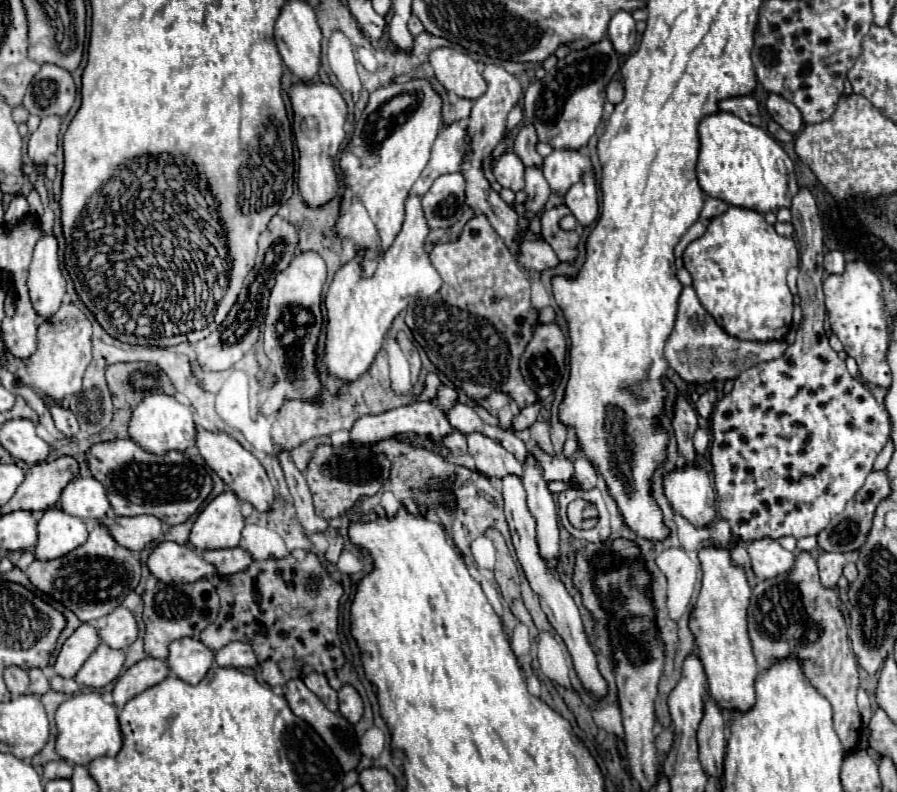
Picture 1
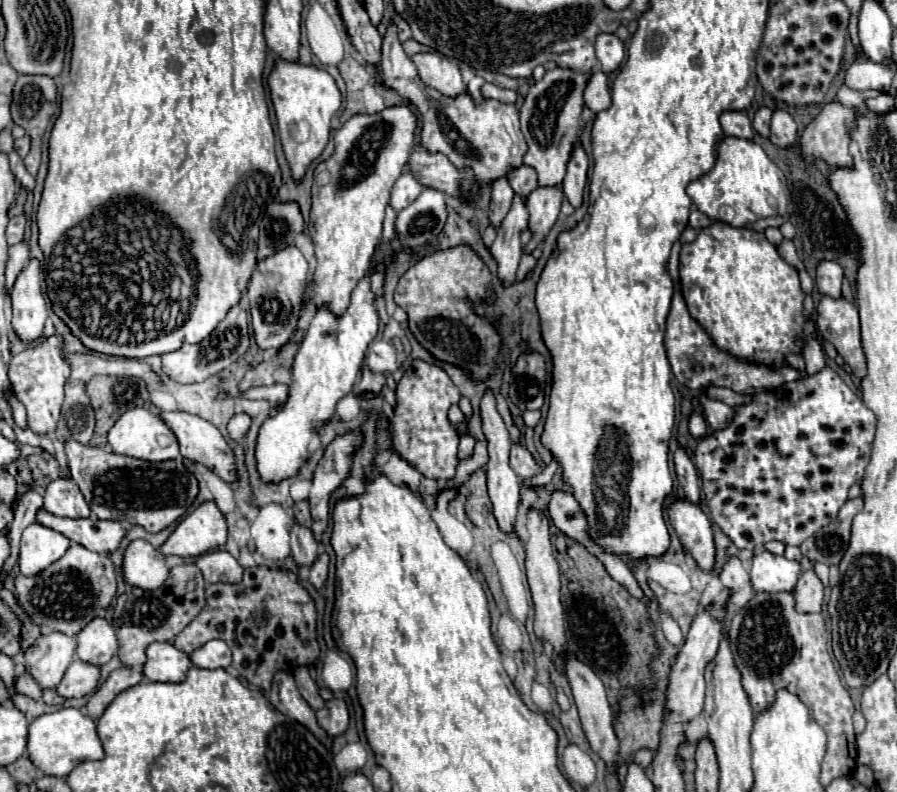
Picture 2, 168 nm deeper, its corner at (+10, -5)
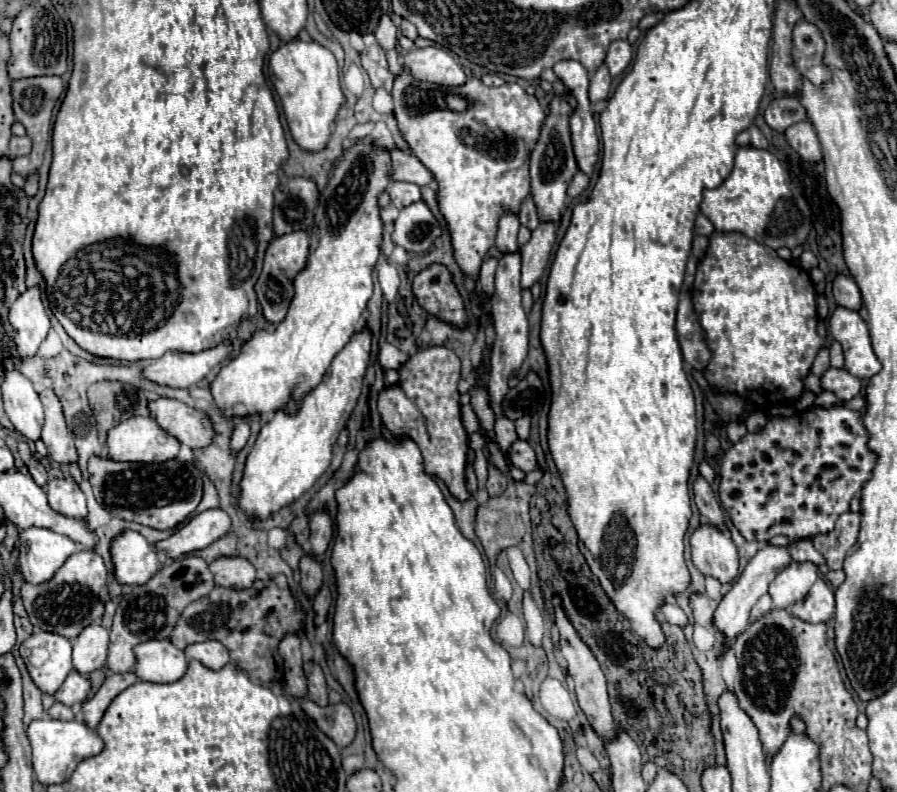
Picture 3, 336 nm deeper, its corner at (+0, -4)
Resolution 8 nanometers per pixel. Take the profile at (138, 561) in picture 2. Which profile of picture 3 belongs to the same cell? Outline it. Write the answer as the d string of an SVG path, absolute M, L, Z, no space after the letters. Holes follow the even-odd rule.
M124 531L112 543L114 575L122 585L144 585L158 573L156 549L136 531Z

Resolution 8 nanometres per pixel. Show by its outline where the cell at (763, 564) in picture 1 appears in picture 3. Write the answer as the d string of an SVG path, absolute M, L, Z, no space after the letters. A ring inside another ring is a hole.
M790 561L790 565L786 565L786 569L782 569L782 573L770 583L770 597L778 609L788 609L806 597L816 579L818 567L814 563Z

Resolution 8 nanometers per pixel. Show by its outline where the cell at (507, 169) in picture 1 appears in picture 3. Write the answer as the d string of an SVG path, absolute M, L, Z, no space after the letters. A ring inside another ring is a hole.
M504 213L498 221L498 233L496 233L496 247L500 253L508 253L508 251L516 251L518 243L516 243L516 235L518 235L518 215L514 213Z

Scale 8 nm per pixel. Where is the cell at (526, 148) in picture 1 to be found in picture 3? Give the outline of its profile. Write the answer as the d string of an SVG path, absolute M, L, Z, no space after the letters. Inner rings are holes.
M528 195L526 201L520 205L520 213L518 213L518 217L520 217L520 223L526 225L530 231L538 227L540 219L538 219L538 211L536 211L536 205L534 205L532 195Z

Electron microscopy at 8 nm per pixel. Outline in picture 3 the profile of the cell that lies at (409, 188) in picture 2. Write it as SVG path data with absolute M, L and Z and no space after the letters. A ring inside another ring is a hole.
M392 181L390 187L388 187L388 195L390 195L396 209L404 209L410 203L416 203L422 197L418 185L404 183L404 181Z

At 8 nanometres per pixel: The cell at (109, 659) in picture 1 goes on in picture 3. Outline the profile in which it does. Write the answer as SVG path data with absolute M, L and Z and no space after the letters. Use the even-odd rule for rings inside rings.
M72 671L62 683L62 687L56 691L54 699L72 707L76 703L82 703L88 697L88 693L90 693L90 679L78 671Z

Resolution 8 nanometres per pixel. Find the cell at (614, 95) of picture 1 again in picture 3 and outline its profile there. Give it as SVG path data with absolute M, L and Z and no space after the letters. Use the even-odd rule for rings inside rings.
M602 65L592 77L590 77L590 101L606 101L610 93L612 77L608 73L608 67Z

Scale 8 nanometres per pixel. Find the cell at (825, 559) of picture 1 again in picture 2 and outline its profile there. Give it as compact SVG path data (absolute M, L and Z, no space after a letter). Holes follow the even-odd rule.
M814 570L802 572L796 588L794 588L794 598L796 598L796 610L802 614L812 614L820 612L822 600L824 600L824 586L820 578L814 574Z

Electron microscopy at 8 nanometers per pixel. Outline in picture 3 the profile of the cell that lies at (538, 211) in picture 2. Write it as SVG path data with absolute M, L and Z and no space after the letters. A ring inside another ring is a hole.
M542 221L534 231L532 239L520 247L522 253L522 287L532 287L544 273L550 259L552 245L556 241L556 223Z

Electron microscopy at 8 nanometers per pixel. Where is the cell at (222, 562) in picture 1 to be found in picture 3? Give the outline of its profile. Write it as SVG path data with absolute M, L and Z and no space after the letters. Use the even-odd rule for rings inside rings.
M218 557L210 563L210 571L214 573L214 581L216 585L222 585L222 587L232 587L232 589L246 589L254 583L256 579L256 569L254 565L244 559L244 557Z

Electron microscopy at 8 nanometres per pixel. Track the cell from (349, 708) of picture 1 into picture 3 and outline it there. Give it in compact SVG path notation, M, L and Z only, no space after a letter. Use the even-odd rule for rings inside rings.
M302 699L300 705L306 711L306 715L316 721L322 733L326 733L340 749L352 743L356 735L356 721L354 721L352 709L346 703L320 707L310 699Z

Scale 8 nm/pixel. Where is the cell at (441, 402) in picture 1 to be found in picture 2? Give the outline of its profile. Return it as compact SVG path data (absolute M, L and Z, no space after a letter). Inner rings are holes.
M414 360L404 372L402 380L396 386L396 406L394 418L390 424L392 430L392 448L412 464L422 476L434 480L454 478L458 466L458 432L448 420L448 410L460 400L460 392L450 380L450 376L424 360Z

